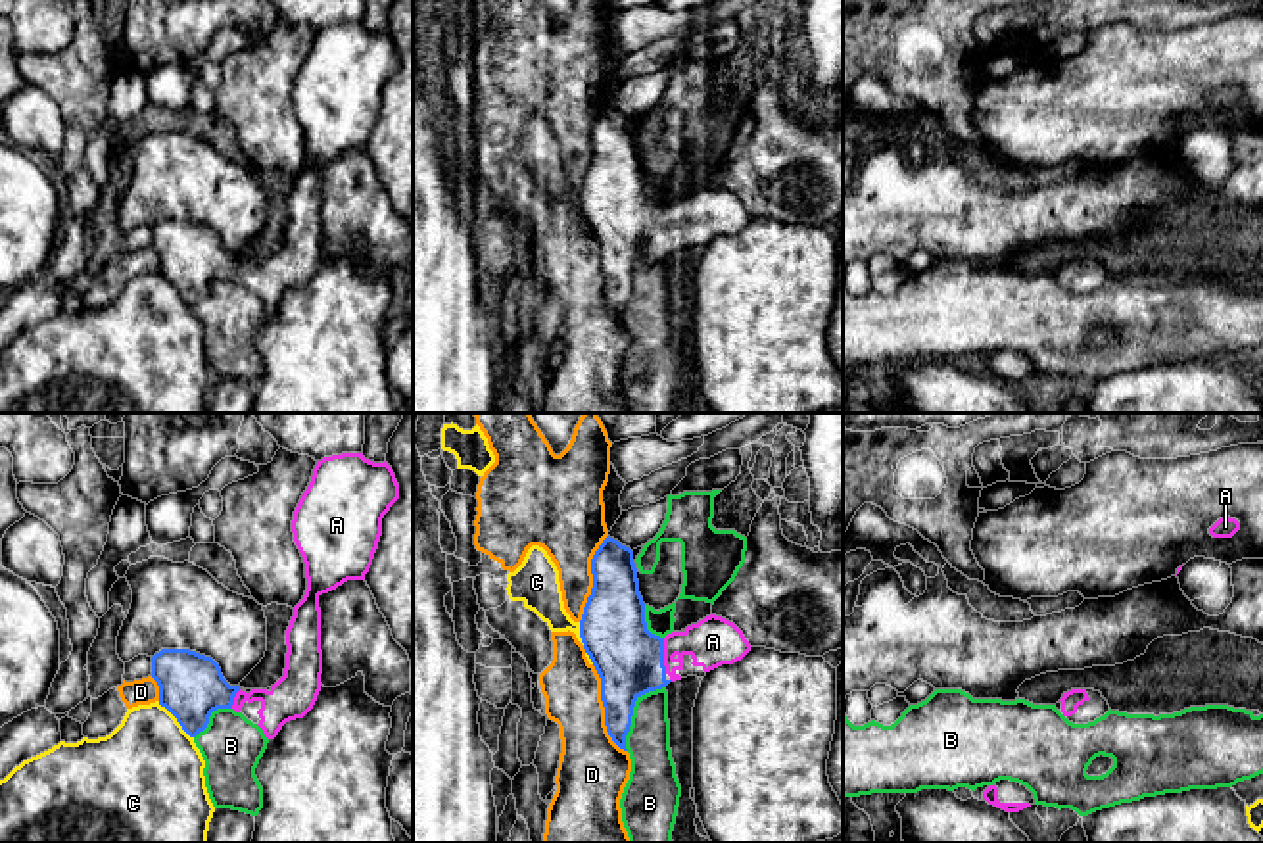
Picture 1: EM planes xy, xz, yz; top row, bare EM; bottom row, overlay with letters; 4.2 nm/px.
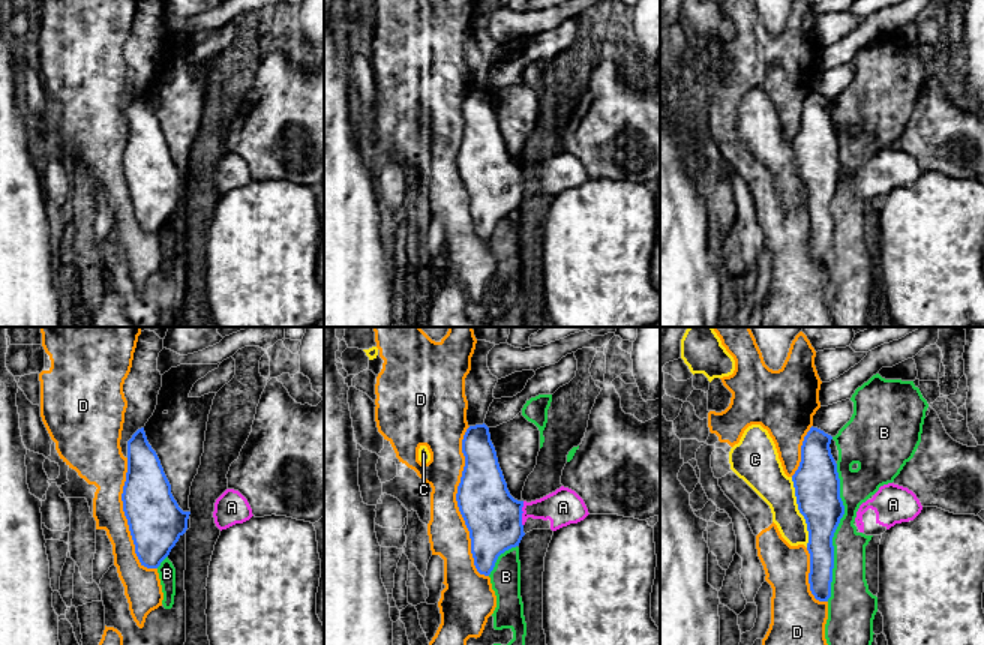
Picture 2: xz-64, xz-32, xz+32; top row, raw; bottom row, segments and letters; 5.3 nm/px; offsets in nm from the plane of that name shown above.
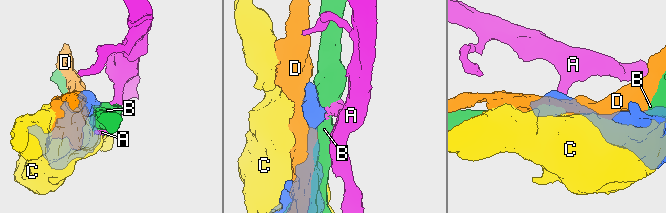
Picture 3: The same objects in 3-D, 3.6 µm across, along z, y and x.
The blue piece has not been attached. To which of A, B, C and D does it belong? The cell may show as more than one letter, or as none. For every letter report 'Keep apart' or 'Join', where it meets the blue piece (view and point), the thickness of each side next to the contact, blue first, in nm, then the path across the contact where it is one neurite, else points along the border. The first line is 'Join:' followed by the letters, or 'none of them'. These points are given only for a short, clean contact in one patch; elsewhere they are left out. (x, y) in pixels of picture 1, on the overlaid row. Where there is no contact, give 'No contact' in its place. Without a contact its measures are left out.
Join: A
A: Join. Touches blue at xz (663, 655). Thickness 280 nm (blue) against 200 nm. Path across: xz (630, 661), (663, 655), (674, 644), (713, 642)
B: Keep apart. Touches blue at xz (632, 711). Thickness 280 nm (blue) against 190 nm
C: Keep apart. Touches blue at xy (177, 721). Thickness 280 nm (blue) against 460 nm
D: Keep apart. Touches blue at xz (605, 709). Thickness 280 nm (blue) against 280 nm

